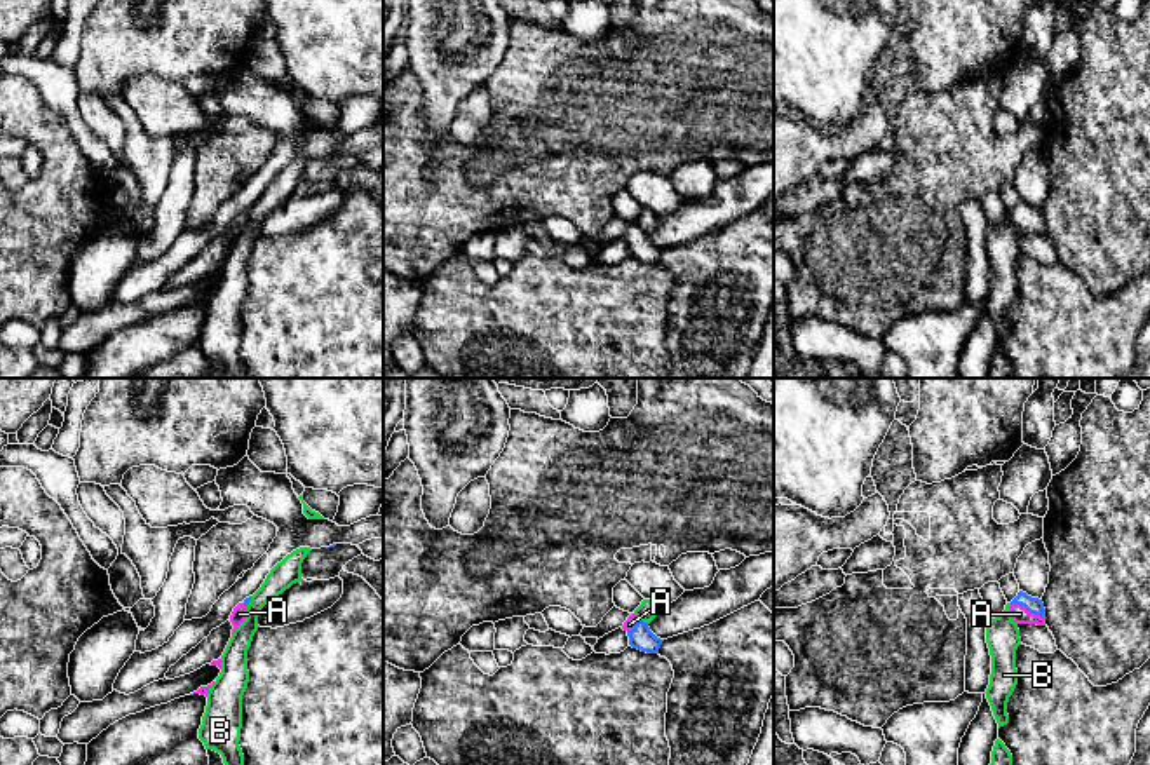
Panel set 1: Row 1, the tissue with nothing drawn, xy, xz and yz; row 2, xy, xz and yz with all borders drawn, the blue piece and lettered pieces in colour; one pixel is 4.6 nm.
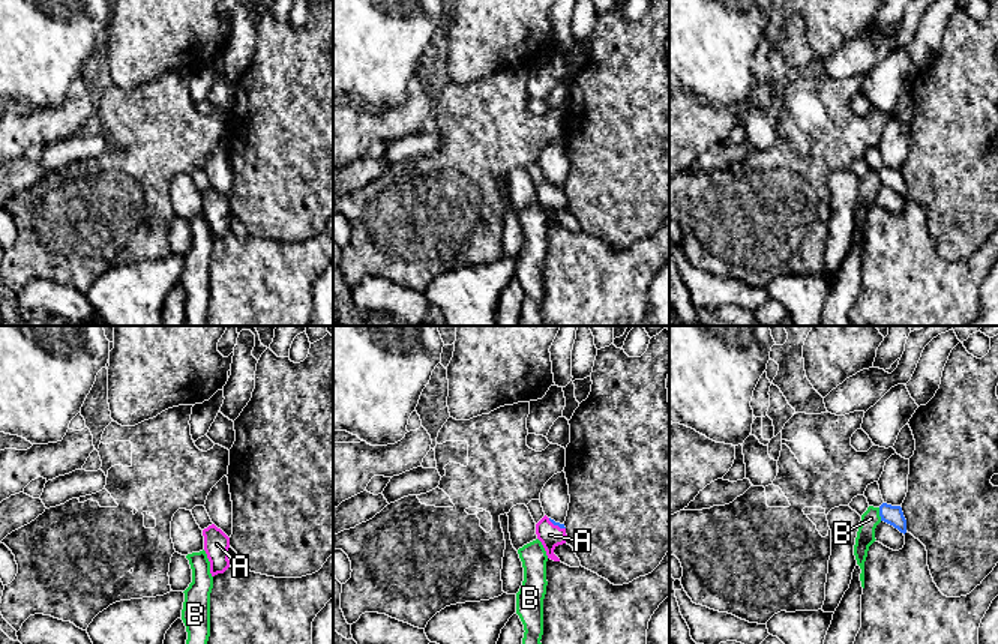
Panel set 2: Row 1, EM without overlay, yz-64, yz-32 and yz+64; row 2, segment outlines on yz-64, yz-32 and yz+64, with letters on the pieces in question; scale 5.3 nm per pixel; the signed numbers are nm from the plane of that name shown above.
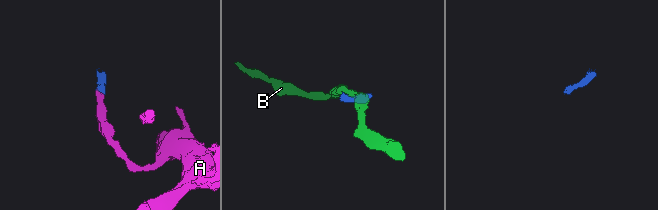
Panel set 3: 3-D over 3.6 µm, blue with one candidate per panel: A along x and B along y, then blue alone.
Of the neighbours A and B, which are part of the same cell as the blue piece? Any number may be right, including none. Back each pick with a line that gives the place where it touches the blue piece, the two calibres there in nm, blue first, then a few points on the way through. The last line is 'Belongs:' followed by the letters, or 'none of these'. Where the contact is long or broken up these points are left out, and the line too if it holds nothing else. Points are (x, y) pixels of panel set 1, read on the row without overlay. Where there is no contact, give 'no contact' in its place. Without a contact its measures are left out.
A: meets blue in yz at (1028, 220); 80 nm thick on the blue side, 80 nm on the other; runs through yz (1034, 215), (1028, 220), (1020, 223)
Belongs: A

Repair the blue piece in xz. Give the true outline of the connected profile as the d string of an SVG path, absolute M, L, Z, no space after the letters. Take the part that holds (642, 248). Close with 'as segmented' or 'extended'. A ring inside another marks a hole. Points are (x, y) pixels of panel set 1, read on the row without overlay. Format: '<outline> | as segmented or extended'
M631 223L627 227L622 239L627 242L629 254L632 258L638 258L638 260L646 261L646 263L659 263L659 258L660 258L664 249L657 247L650 240L648 234L643 232L641 228L638 228L634 223Z | extended

